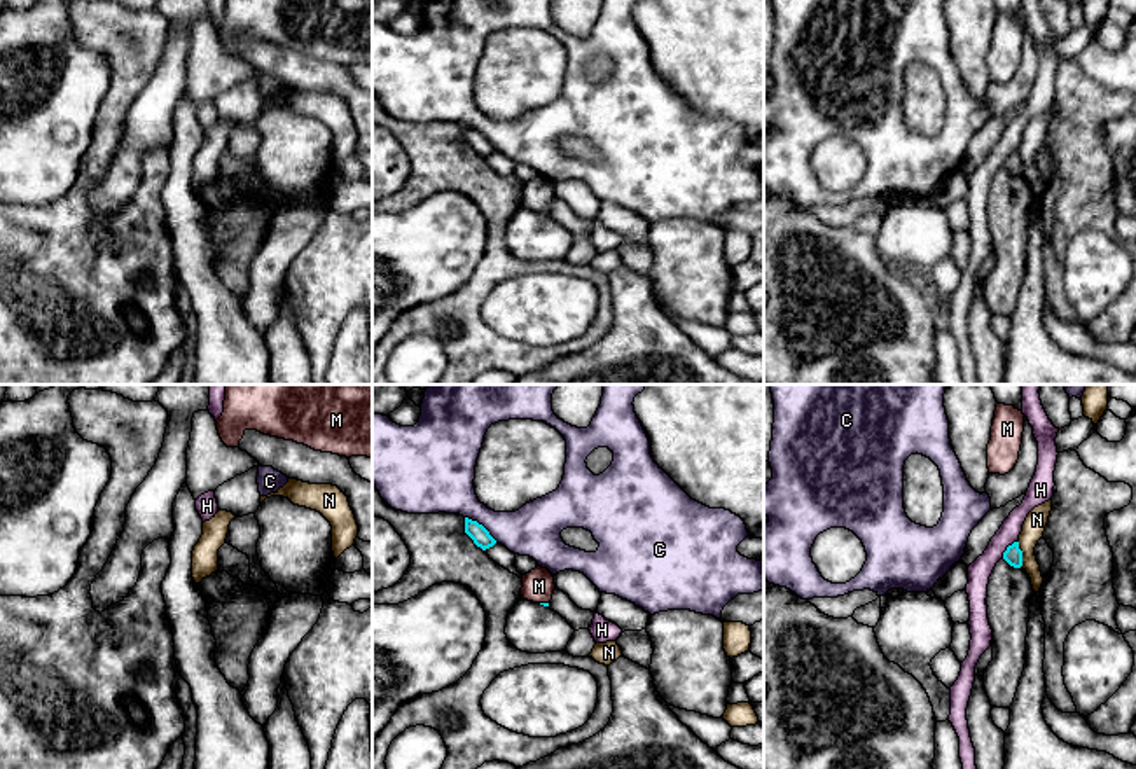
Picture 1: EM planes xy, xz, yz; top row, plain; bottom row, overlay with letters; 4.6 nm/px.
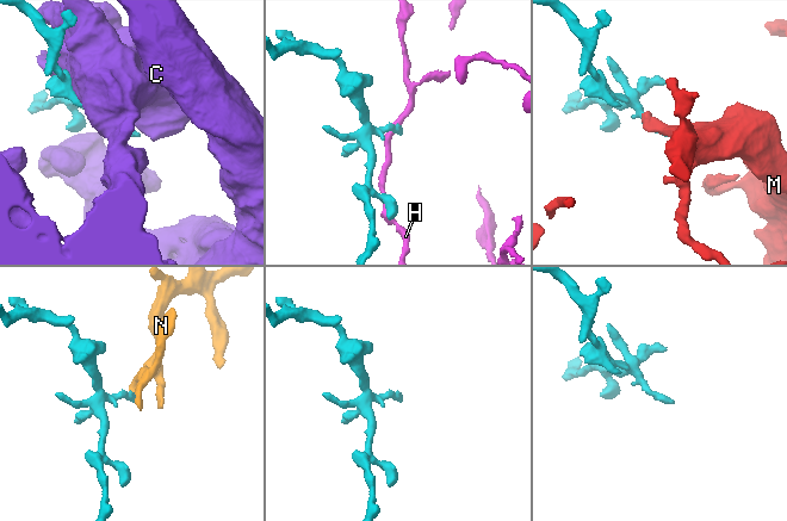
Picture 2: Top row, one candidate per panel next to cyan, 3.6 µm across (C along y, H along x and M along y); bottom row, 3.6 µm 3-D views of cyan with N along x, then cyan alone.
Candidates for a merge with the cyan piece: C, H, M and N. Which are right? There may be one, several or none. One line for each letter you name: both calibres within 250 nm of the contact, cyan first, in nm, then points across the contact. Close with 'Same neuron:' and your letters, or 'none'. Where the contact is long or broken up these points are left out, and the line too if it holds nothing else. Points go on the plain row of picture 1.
Same neuron: none

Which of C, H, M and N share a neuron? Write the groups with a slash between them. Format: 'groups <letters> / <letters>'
groups C / H / M / N

